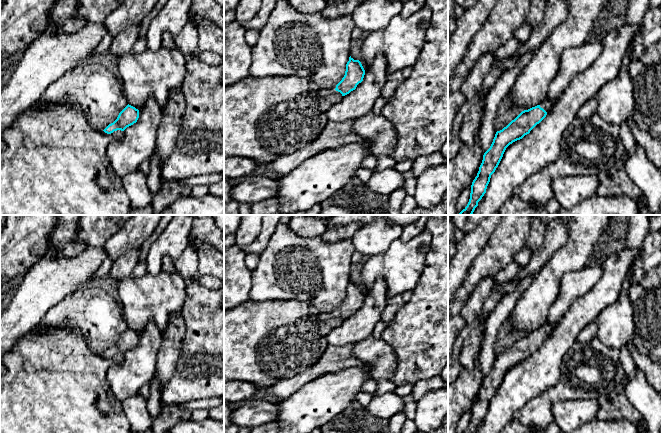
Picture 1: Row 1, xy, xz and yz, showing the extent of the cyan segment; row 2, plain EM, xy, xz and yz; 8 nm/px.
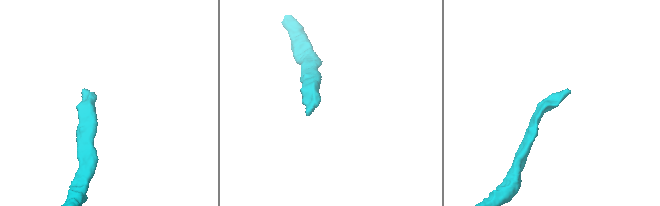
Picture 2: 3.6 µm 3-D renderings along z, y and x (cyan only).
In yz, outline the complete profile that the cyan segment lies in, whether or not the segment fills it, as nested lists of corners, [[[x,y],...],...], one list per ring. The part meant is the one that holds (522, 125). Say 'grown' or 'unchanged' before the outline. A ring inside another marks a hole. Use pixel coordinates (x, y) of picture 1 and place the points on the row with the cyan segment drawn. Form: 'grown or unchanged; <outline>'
grown; [[[546,99],[539,105],[522,111],[502,130],[497,131],[490,148],[484,153],[477,176],[472,182],[470,199],[459,215],[472,215],[478,202],[486,193],[491,175],[498,167],[506,148],[522,139],[539,124],[555,104],[554,99]]]

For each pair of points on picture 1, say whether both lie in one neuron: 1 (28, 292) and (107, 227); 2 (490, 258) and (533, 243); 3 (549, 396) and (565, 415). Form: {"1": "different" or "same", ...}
{"1": "same", "2": "different", "3": "different"}

